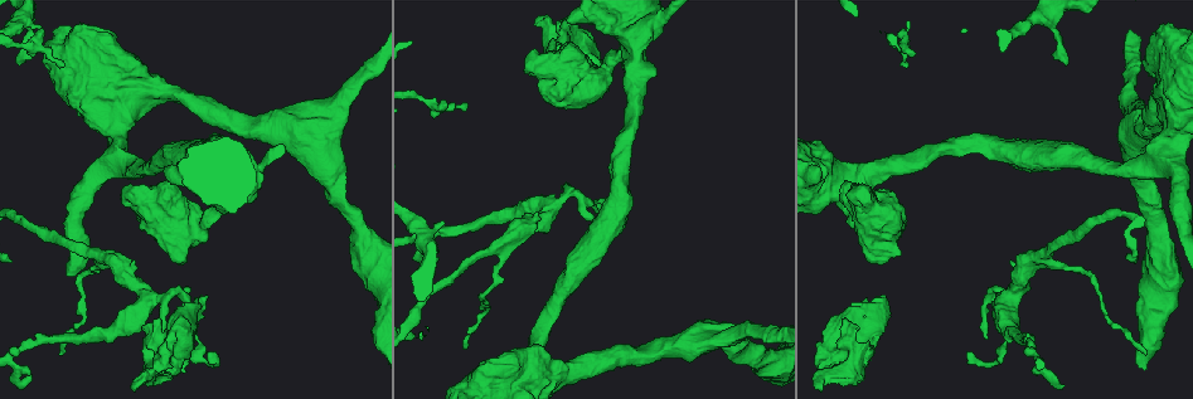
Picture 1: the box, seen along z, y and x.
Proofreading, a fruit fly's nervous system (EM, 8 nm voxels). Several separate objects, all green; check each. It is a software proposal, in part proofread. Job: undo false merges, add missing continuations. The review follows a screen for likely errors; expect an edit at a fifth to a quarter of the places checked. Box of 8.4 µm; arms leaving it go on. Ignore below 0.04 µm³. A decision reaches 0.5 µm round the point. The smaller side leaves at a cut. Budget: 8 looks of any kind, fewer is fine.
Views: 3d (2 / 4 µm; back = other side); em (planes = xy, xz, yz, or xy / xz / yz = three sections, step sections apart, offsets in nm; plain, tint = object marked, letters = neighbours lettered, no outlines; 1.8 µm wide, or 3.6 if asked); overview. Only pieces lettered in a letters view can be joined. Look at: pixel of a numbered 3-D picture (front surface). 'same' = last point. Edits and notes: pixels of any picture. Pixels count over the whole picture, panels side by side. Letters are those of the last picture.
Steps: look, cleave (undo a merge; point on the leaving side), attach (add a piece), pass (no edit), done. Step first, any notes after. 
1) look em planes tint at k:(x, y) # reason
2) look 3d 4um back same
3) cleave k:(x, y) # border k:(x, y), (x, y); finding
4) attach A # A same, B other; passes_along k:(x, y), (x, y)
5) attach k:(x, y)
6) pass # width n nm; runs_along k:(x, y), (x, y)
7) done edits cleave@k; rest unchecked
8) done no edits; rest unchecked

look 3d 4um back at 1:(587, 218) # free end

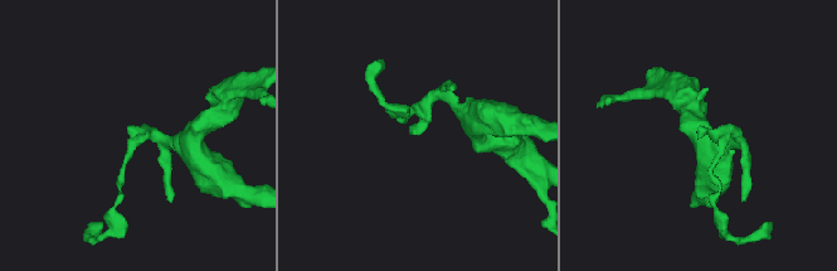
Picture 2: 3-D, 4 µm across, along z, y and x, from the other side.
look em xy step 8 letters at 2:(413, 132) # shape alone is not enough

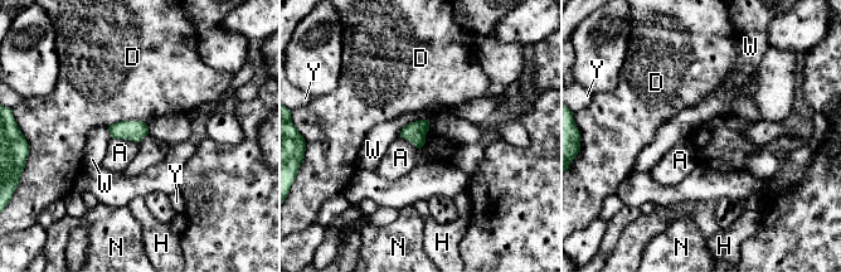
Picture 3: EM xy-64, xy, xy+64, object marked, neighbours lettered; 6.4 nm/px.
pass # A other, D other, H other, N other, W other, Y other; border 3:(146, 122), (116, 121), (108, 126); none of them fits

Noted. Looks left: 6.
look em 3.6um planes letters at 1:(626, 46) # sharp bend

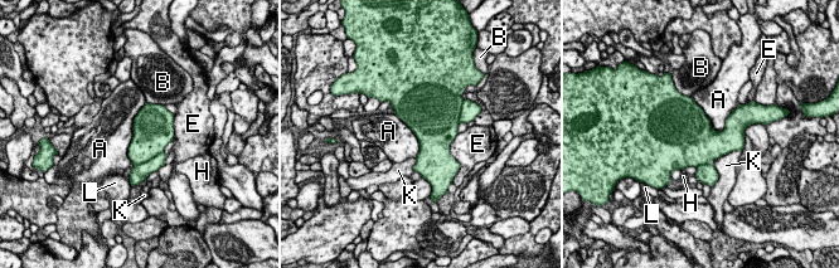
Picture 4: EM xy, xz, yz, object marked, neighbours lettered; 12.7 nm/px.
cleave 4:(139, 173) # A other, B other, E other, H other, K other, L other; border 4:(163, 151), (146, 161), (134, 165); a second cell is stuck on

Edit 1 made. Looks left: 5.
look overview # see it whole again

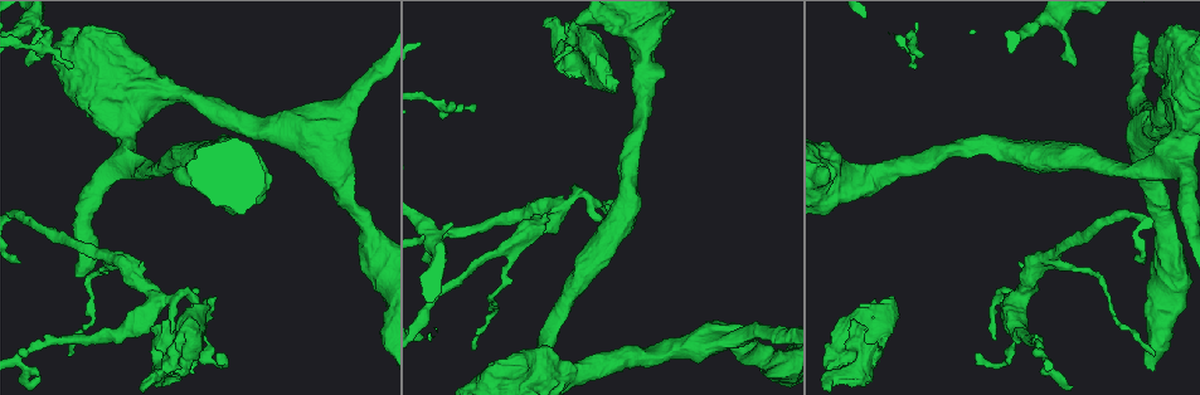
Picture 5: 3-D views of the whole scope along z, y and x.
look em planes letters at 5:(421, 236) # sharp bend

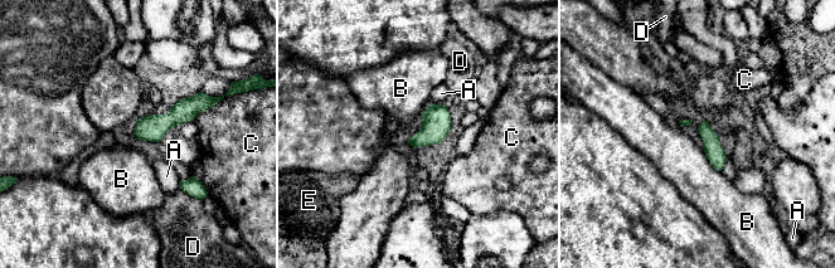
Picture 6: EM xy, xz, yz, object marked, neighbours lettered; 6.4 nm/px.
pass # A other, B other, C other, D other, E other; all the same cell

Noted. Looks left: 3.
done edits cleave@4; rest unchecked

